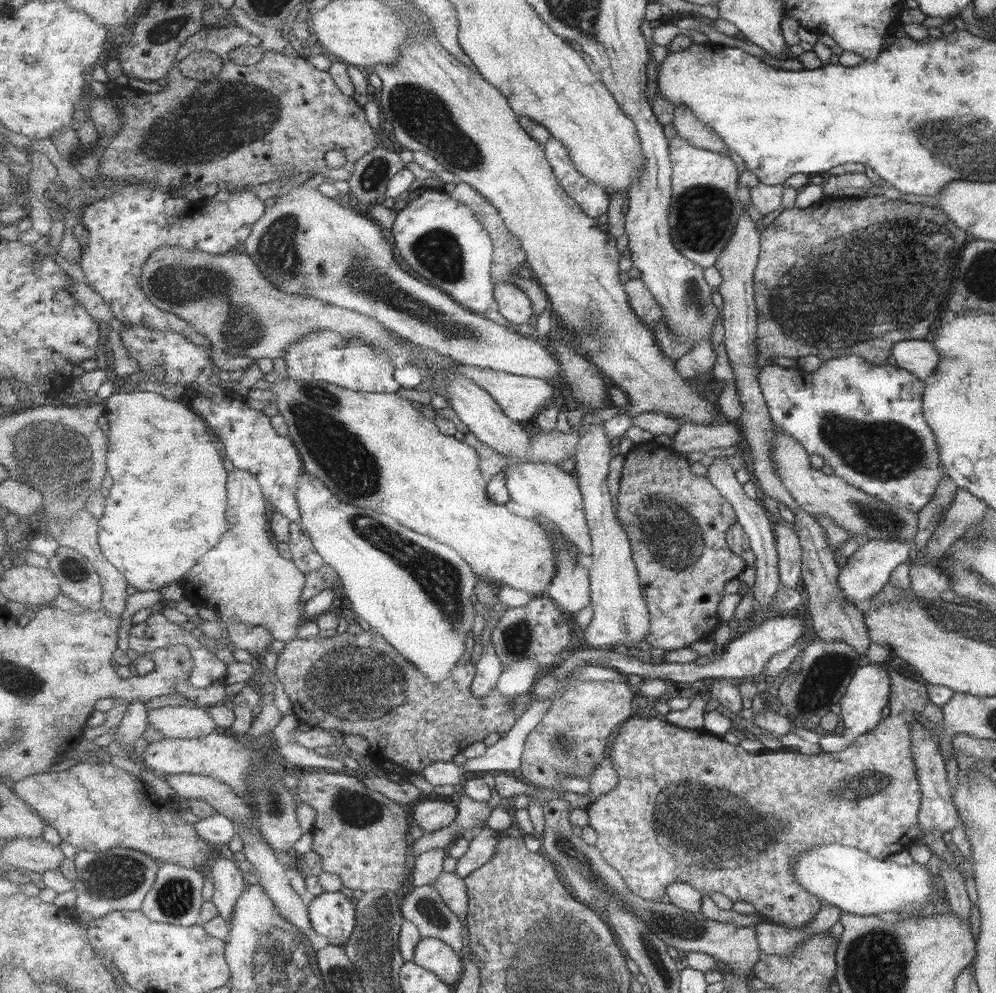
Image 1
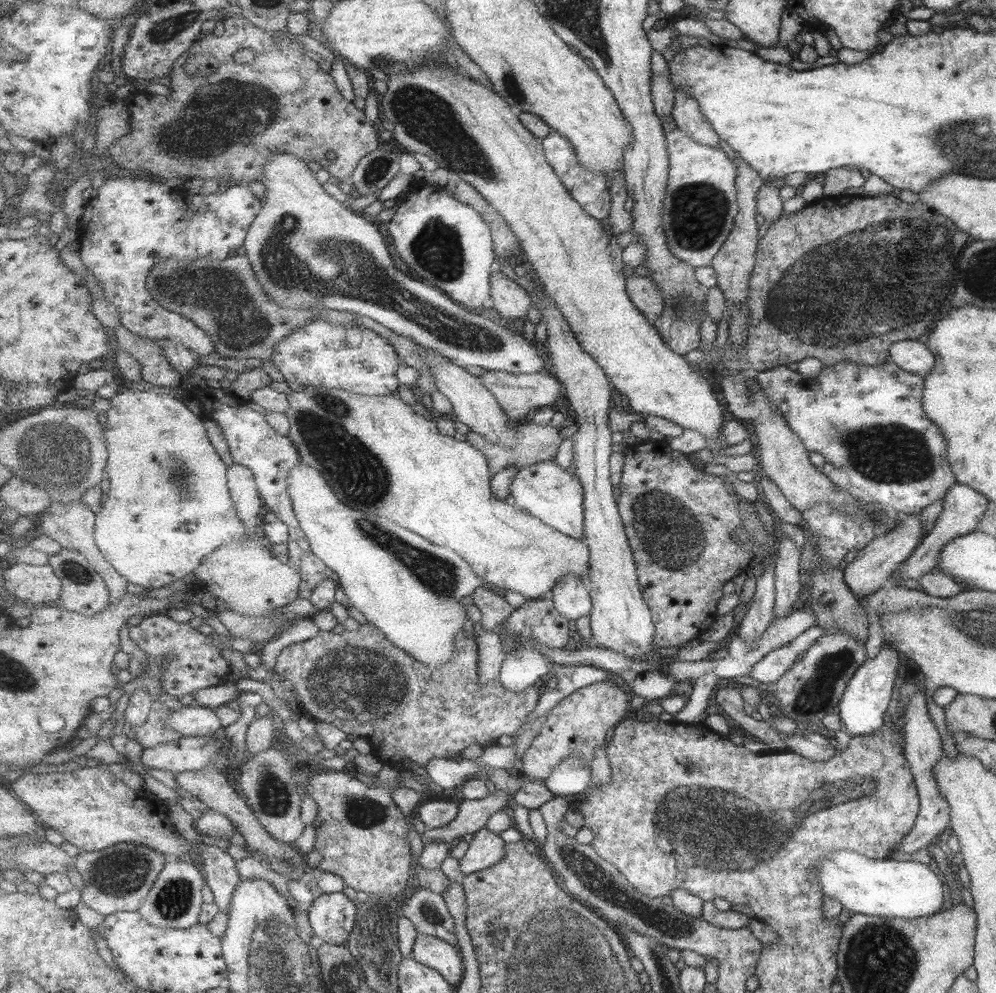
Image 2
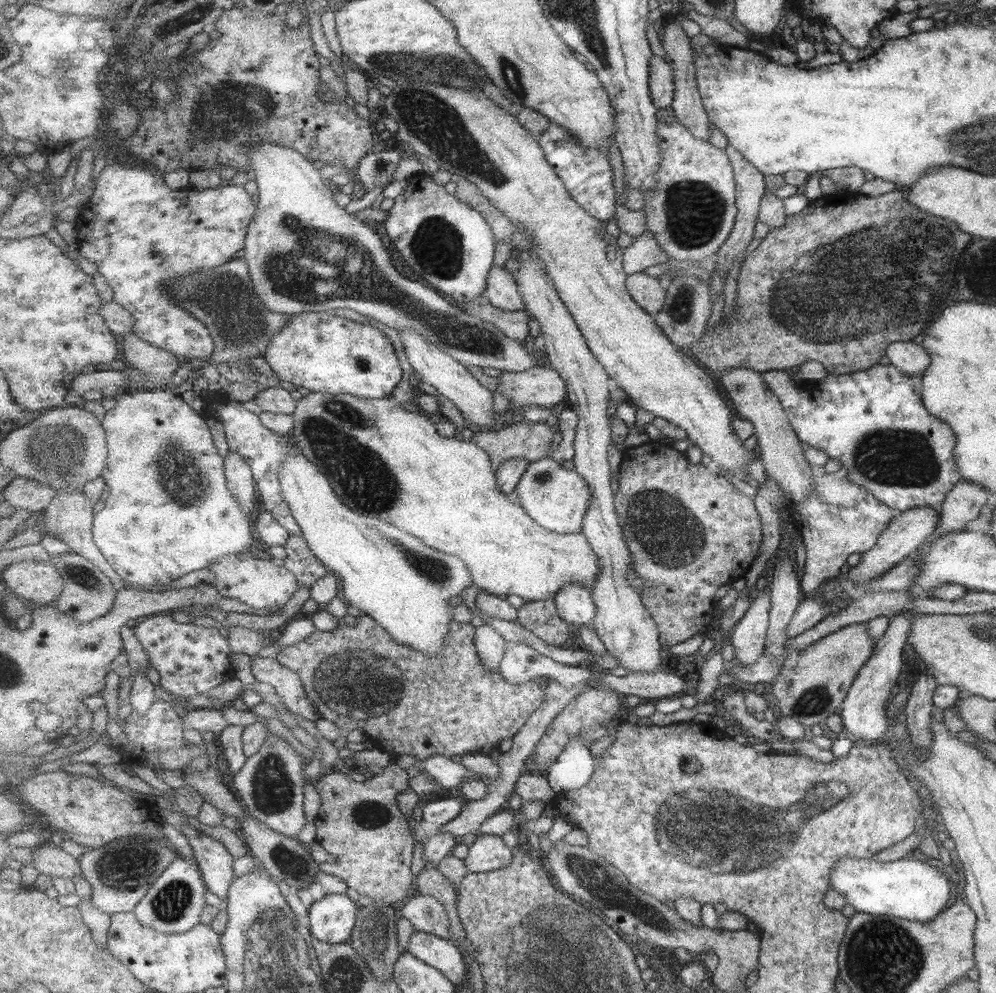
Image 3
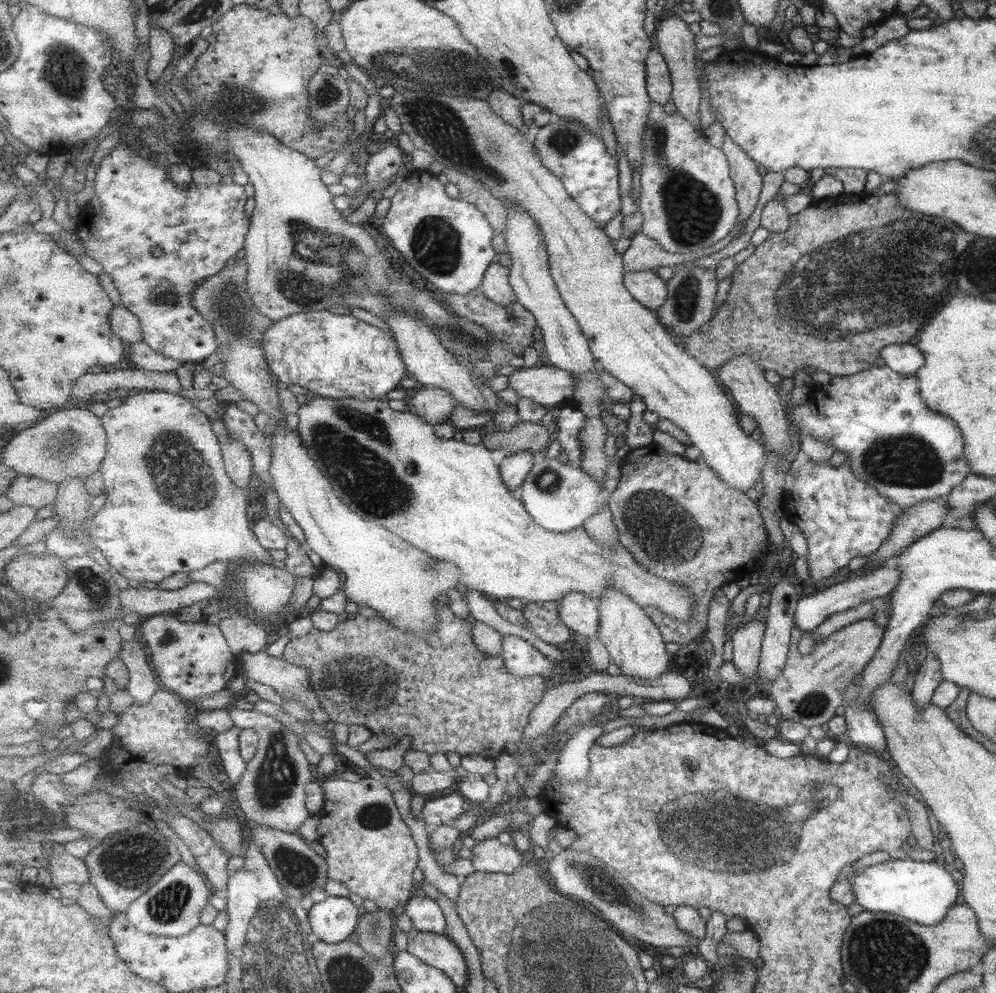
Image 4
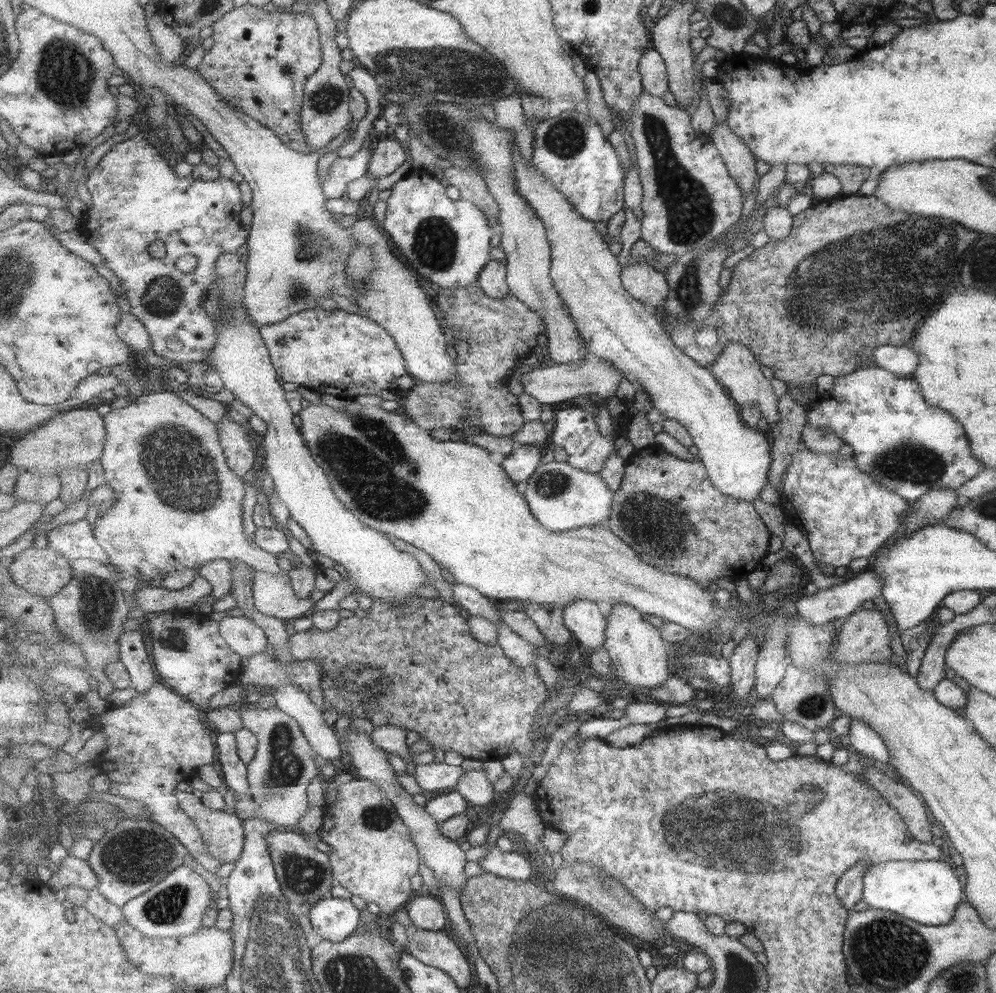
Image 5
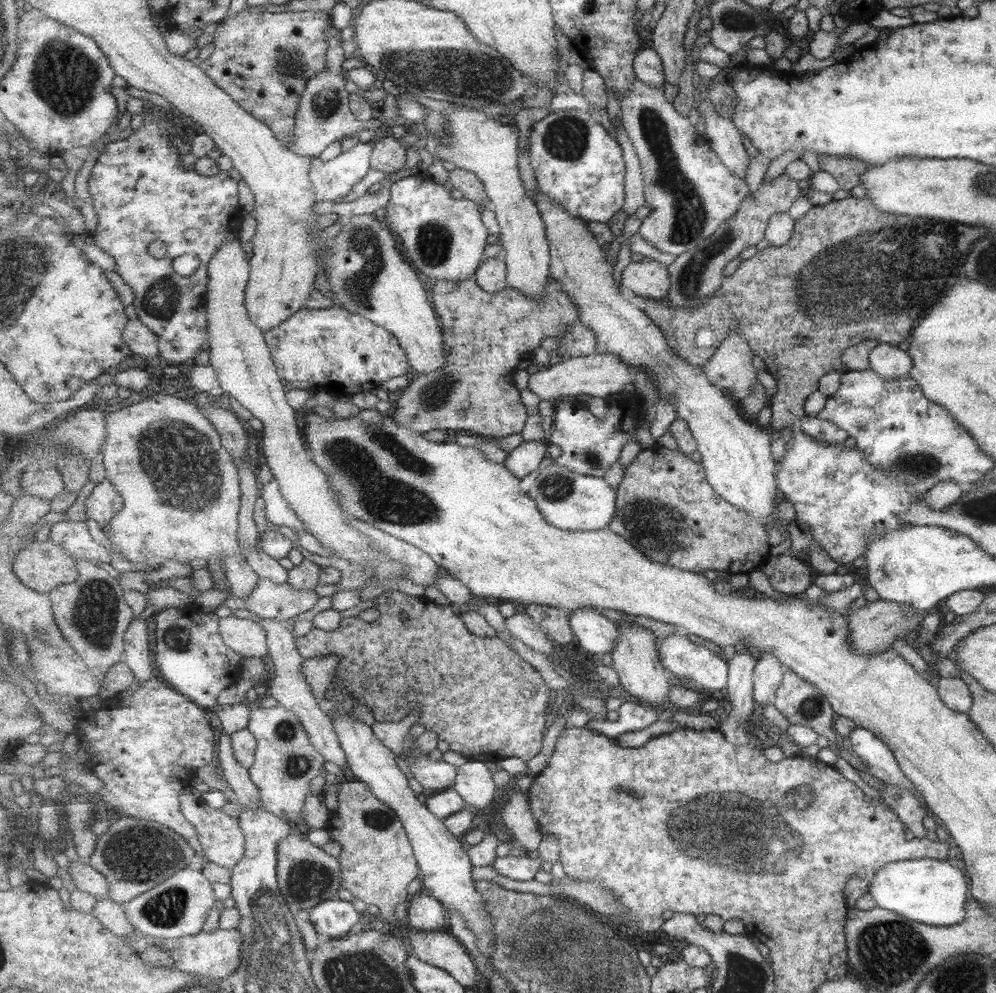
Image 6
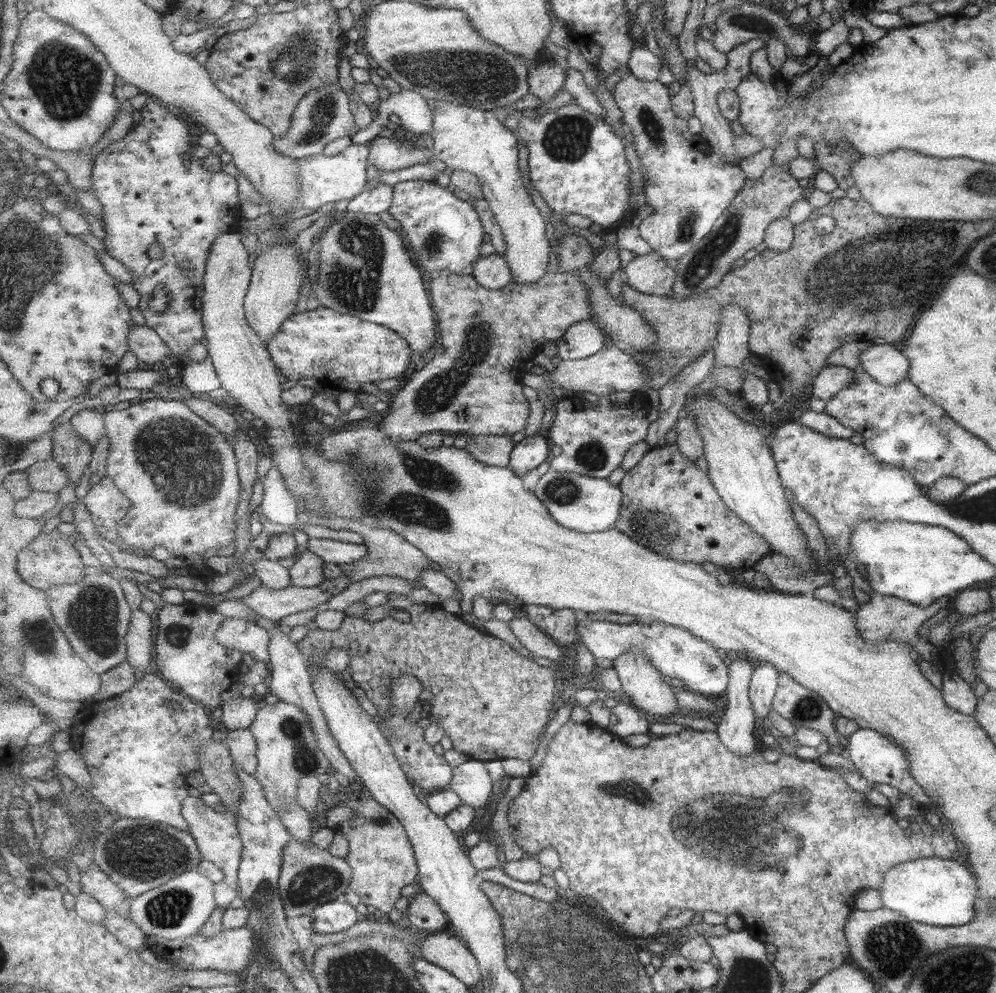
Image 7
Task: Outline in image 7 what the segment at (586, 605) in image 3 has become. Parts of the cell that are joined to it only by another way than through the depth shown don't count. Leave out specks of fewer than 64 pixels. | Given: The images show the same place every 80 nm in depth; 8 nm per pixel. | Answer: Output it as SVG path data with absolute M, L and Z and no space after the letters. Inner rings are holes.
M581 613L578 620L580 640L595 655L595 658L614 660L627 651L643 651L665 676L685 682L690 691L704 695L719 695L727 690L730 683L730 663L719 656L717 648L706 640L695 636L685 628L643 618L623 625L605 620L588 619Z

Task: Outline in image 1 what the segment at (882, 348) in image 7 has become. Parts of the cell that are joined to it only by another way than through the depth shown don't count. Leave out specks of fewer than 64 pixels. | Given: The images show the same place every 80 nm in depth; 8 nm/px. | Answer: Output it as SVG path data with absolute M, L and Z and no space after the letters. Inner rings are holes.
M923 339L901 341L893 346L892 353L896 367L923 382L933 375L940 361L940 355L933 344Z

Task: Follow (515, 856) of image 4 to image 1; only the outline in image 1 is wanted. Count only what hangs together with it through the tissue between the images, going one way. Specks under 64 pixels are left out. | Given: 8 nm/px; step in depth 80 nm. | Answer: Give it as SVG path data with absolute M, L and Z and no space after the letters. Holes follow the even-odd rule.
M482 828L471 840L470 848L463 858L458 860L456 870L460 879L466 879L472 872L478 868L485 866L493 856L495 856L495 848L497 848L497 838L502 832L491 830L491 828Z

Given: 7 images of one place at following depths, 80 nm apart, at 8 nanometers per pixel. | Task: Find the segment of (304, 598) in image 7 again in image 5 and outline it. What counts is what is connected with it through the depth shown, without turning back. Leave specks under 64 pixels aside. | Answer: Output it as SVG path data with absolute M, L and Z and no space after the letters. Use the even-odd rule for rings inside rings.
M254 570L252 594L258 611L283 620L301 618L315 601L297 596L288 573Z

